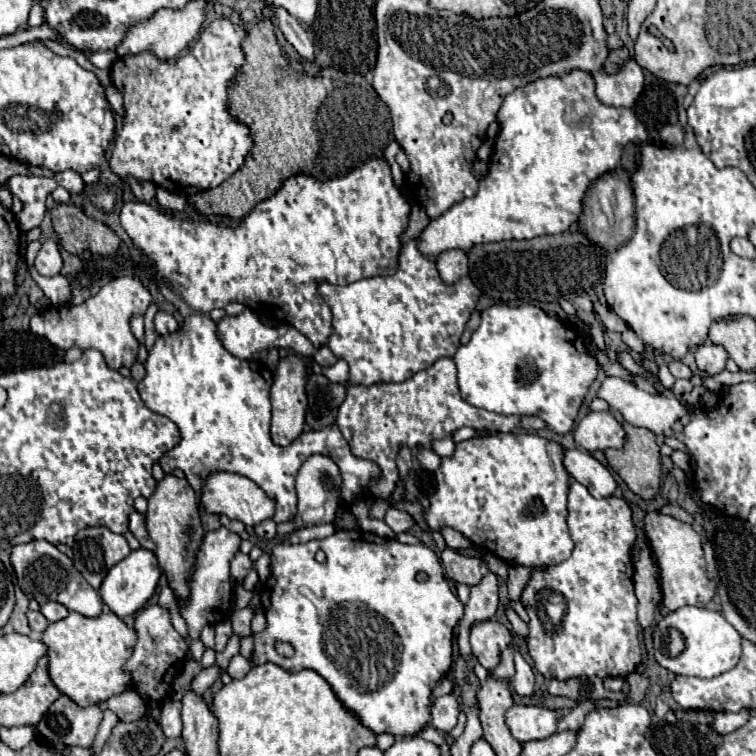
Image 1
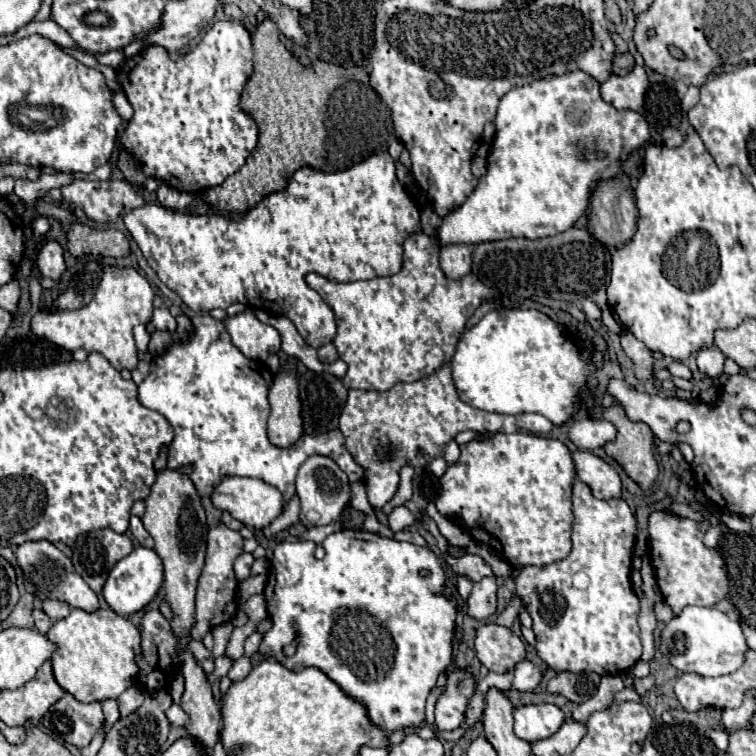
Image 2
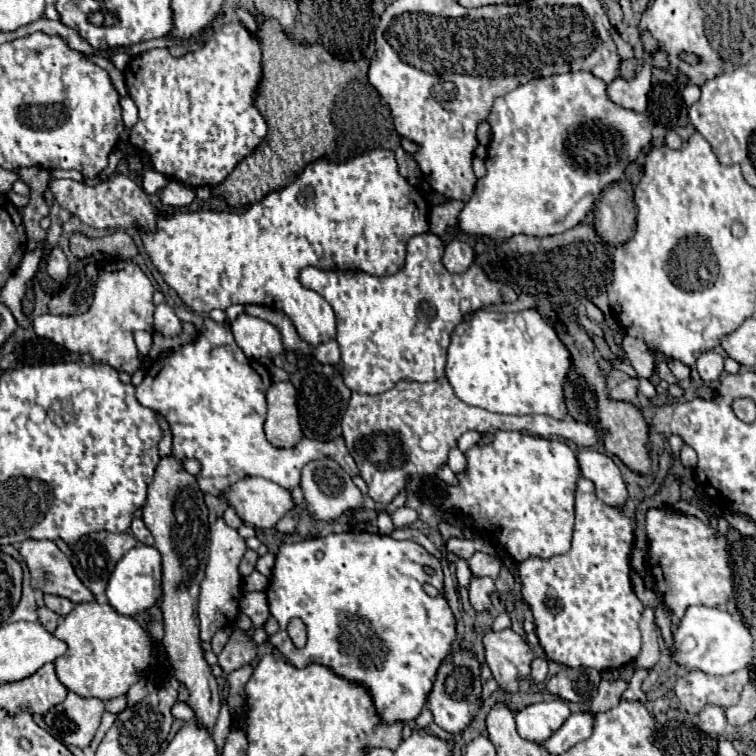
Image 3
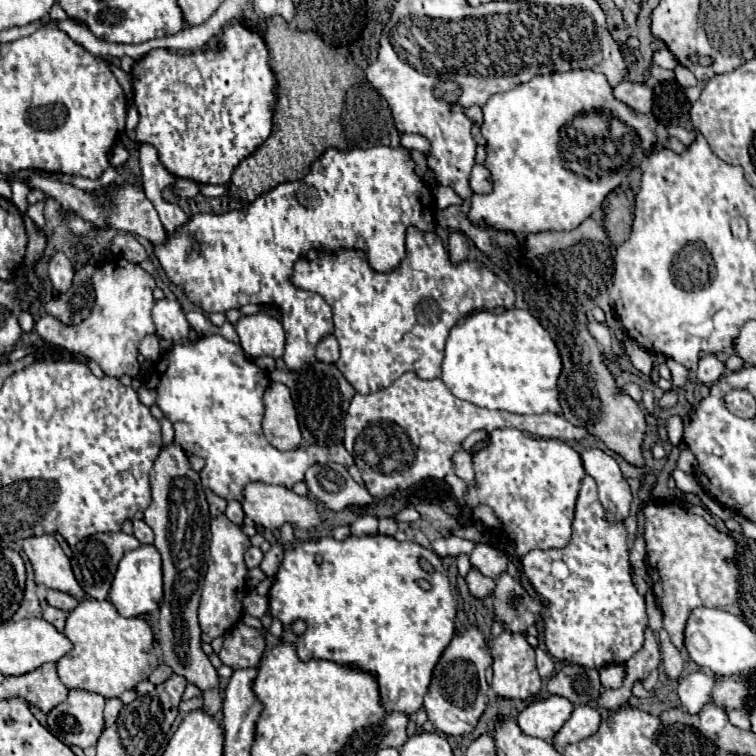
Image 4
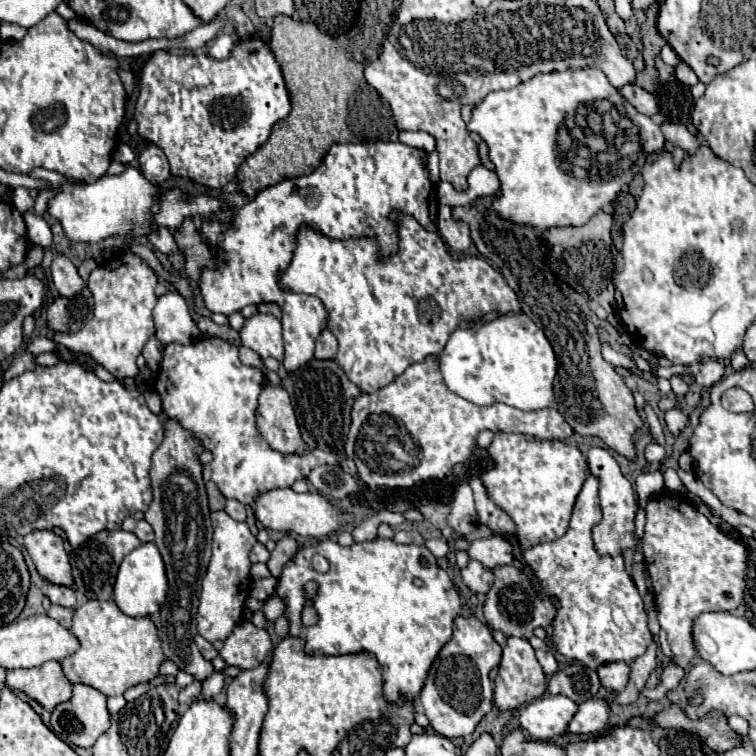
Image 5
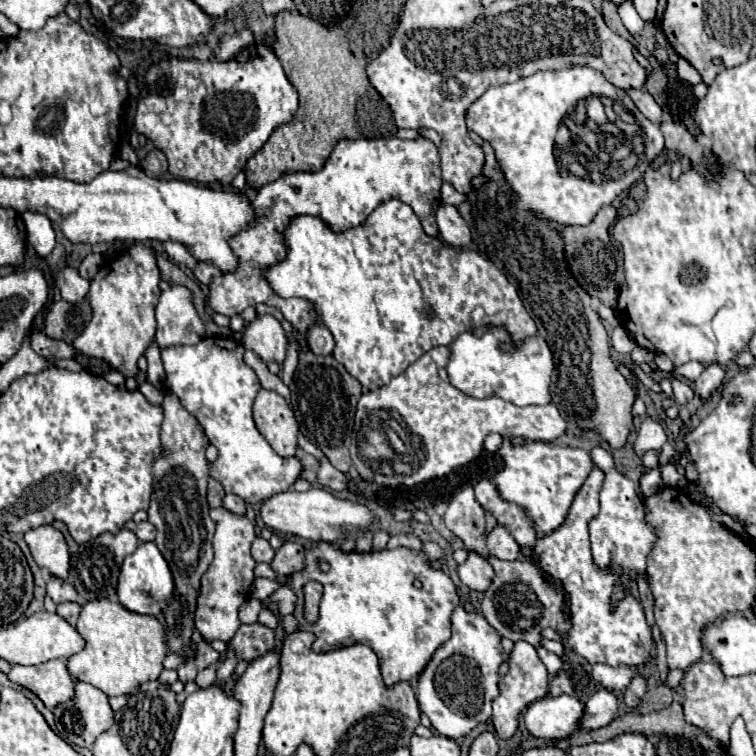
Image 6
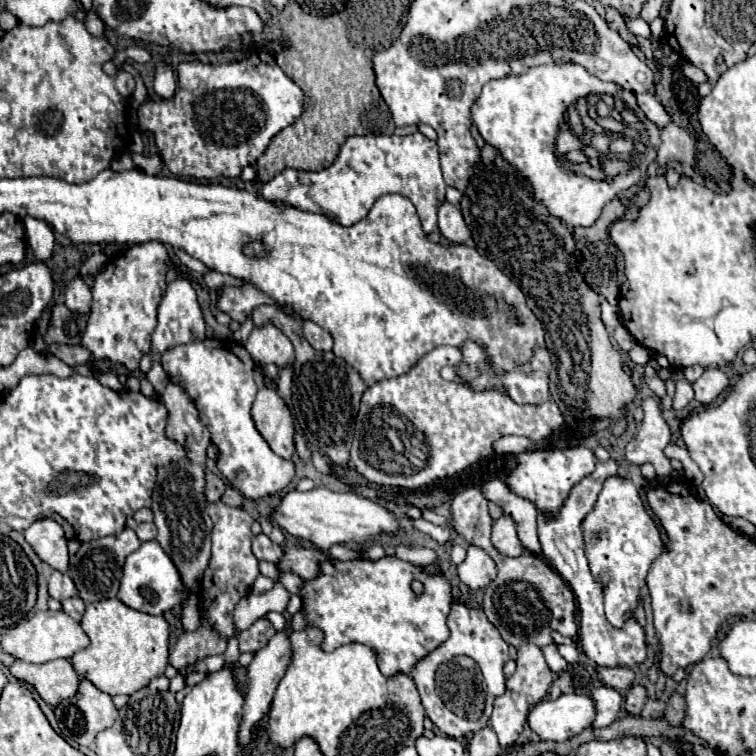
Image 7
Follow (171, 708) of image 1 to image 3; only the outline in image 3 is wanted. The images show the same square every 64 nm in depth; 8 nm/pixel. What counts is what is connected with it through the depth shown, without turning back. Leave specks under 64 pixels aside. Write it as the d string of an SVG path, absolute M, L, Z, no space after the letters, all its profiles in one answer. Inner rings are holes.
M178 702L178 704L172 708L172 714L174 714L174 718L180 718L180 720L184 720L184 722L190 722L190 720L194 718L194 710L192 710L188 704L184 704L184 702Z

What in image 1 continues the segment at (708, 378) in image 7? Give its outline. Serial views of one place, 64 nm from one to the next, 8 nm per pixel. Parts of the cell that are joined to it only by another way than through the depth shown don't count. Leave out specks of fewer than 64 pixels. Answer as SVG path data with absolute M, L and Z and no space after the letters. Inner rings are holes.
M704 342L698 346L696 350L696 364L702 372L714 376L718 372L724 370L724 364L728 360L728 354L722 346L718 344L712 344L712 342Z

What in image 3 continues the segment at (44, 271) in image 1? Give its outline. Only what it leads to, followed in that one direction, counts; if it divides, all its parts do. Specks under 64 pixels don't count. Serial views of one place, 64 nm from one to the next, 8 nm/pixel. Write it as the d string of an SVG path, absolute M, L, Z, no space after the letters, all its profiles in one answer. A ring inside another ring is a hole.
M52 248L48 260L46 260L46 272L56 280L62 282L68 278L68 260L60 248Z

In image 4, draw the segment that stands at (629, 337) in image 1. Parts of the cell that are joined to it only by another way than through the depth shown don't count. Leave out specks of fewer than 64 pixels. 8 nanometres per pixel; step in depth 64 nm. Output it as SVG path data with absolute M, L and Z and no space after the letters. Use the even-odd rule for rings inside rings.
M626 338L626 340L624 340L624 350L626 350L626 354L630 356L634 368L638 368L638 370L640 370L642 374L646 374L646 376L651 373L652 360L650 360L650 354L648 354L636 340Z

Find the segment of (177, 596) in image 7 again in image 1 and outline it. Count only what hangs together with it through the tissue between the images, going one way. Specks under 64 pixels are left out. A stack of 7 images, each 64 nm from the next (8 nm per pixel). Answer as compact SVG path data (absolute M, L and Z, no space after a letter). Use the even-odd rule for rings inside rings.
M138 548L138 550L132 550L130 556L126 556L124 560L120 560L110 572L108 576L104 578L102 586L100 586L100 596L102 596L102 602L108 604L108 608L124 618L124 616L130 616L134 612L138 612L148 600L150 596L154 594L156 586L158 586L158 580L160 580L160 566L158 566L158 560L156 560L156 554L146 550L146 548Z

